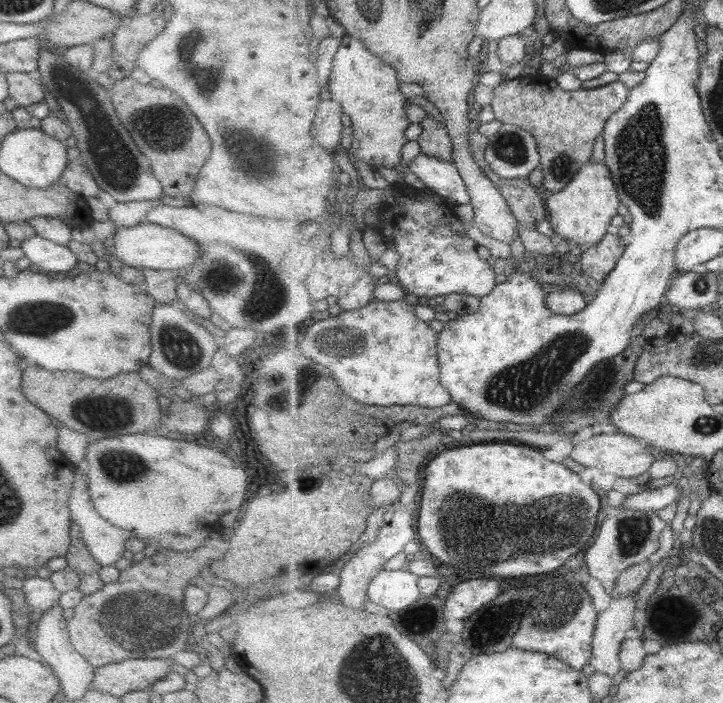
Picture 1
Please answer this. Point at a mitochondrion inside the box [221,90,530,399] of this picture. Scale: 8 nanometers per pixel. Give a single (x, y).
(269, 294)

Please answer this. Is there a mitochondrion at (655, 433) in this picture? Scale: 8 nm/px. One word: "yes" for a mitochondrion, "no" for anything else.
no

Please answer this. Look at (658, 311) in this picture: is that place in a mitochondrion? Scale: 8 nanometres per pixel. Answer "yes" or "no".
no

